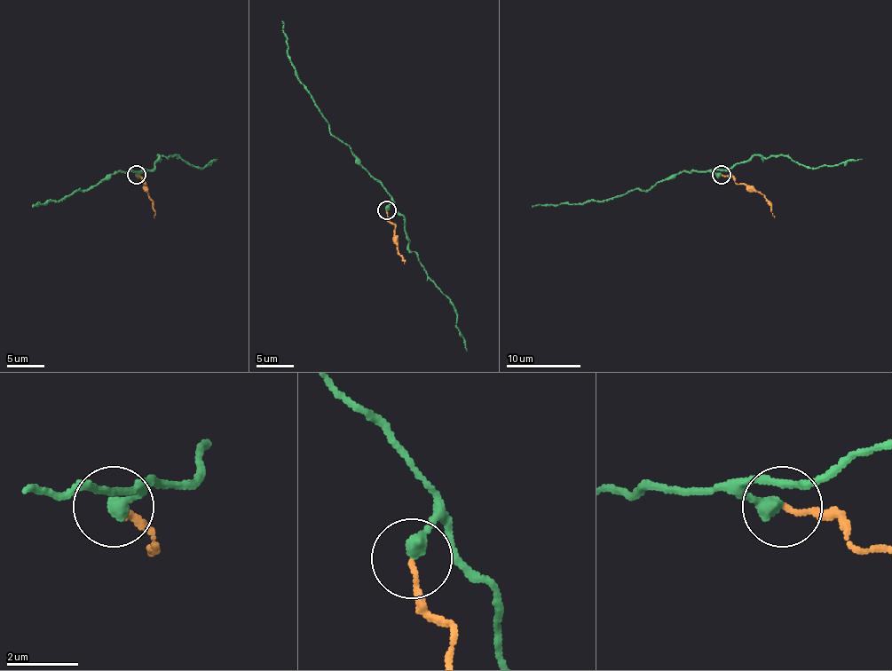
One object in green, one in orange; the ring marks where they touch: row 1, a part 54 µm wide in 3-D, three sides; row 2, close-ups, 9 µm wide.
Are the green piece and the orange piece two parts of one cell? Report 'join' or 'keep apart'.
keep apart

